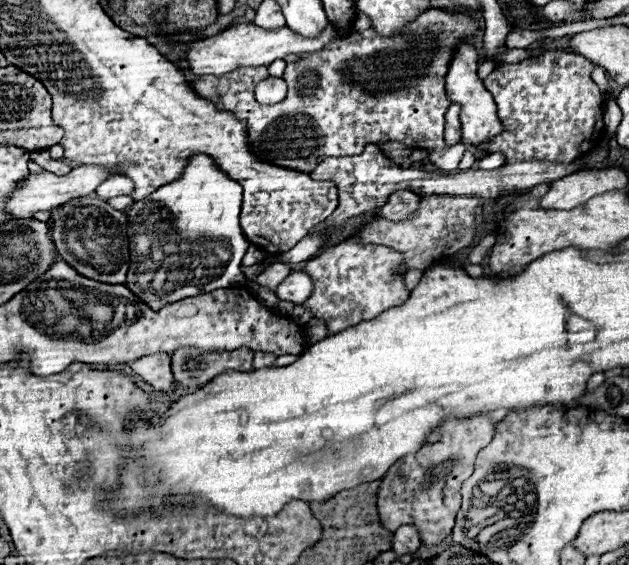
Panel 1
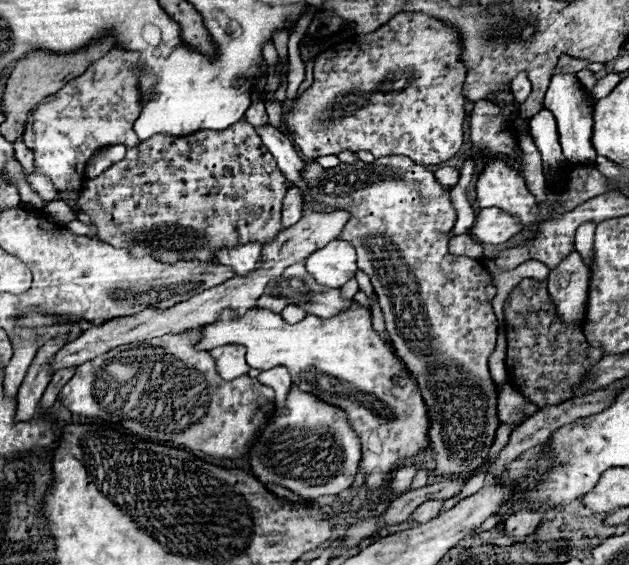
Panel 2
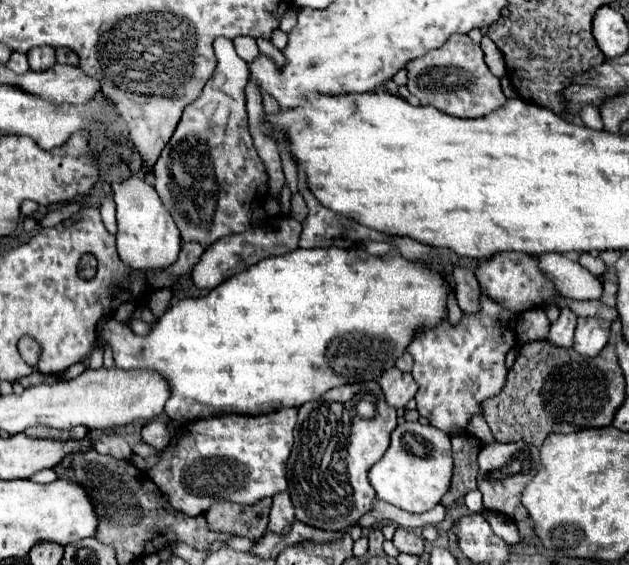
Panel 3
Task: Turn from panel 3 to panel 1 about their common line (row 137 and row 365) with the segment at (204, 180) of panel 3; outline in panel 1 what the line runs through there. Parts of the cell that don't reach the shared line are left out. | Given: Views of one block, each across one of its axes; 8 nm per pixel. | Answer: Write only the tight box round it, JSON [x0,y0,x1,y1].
[172,348,254,386]

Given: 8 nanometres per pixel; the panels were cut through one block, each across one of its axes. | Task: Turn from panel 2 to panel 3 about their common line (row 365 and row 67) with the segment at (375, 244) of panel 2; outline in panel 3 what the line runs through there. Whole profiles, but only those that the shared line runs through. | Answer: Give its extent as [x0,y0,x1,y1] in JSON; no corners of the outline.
[406,34,506,118]

